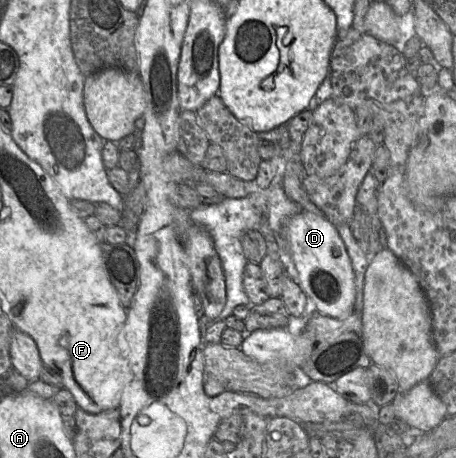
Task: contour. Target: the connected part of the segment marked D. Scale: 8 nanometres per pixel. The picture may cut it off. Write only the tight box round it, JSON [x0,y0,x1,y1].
[284,210,355,317]

